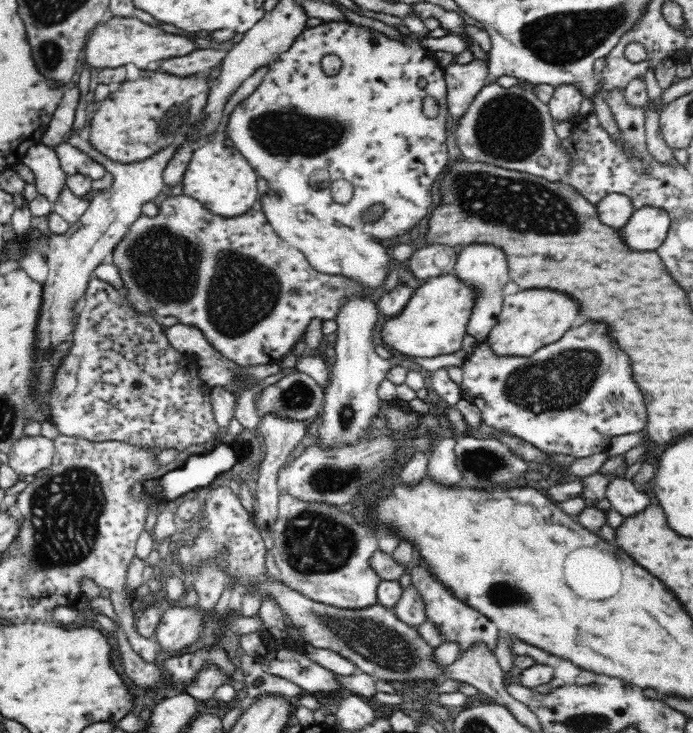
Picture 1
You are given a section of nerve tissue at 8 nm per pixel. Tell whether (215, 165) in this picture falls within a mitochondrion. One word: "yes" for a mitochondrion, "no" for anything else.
no

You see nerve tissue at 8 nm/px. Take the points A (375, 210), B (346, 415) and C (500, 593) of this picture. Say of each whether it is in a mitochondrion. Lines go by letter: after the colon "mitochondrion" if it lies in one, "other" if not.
A: mitochondrion
B: mitochondrion
C: mitochondrion

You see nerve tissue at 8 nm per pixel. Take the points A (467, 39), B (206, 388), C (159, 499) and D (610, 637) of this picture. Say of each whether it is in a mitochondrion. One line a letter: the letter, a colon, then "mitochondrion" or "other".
A: other
B: other
C: other
D: other

